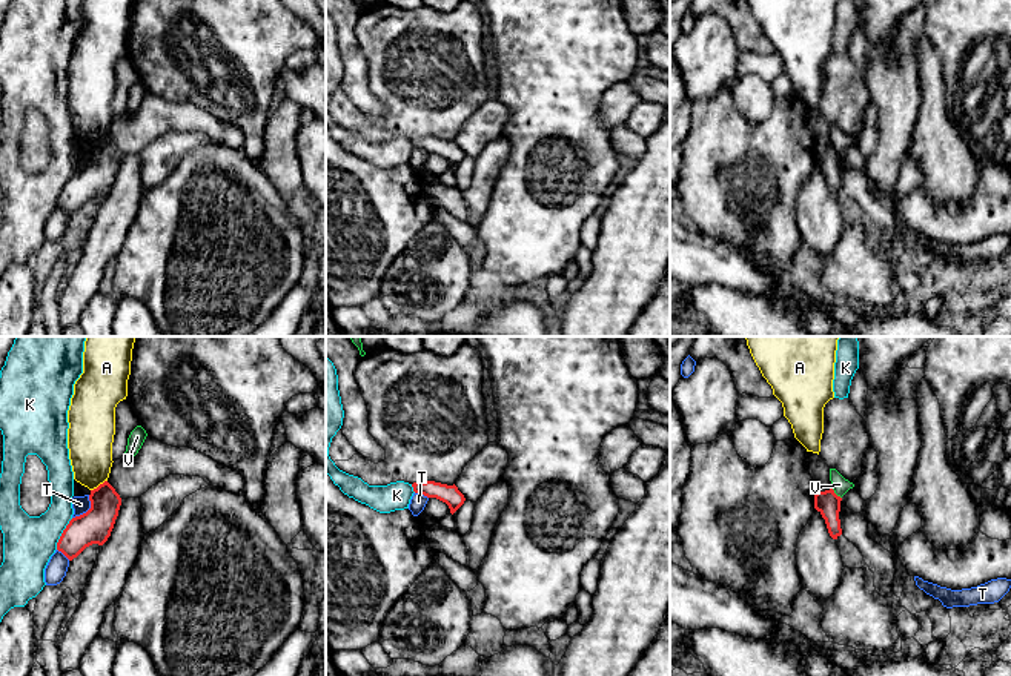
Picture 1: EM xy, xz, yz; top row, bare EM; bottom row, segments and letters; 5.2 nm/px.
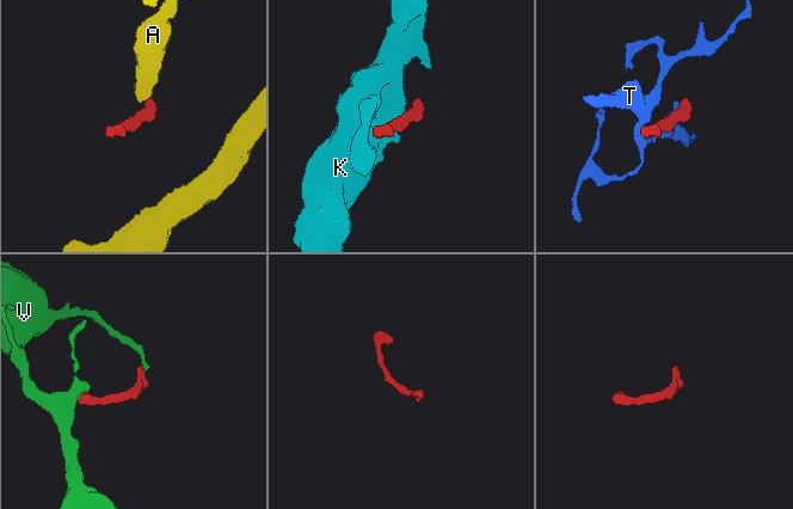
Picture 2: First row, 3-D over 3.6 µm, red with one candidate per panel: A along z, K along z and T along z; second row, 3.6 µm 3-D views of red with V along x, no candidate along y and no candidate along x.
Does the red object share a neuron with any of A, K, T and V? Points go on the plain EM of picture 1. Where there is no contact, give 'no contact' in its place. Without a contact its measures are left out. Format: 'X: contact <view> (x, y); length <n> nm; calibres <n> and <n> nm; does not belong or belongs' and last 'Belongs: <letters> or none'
A: contact xy (100, 140); length 110 nm; calibres 180 and 240 nm; does not belong
K: contact xy (62, 189); length 190 nm; calibres 180 and 280 nm; does not belong
T: contact xy (88, 166); length 160 nm; calibres 180 and 90 nm; does not belong
V: contact yz (835, 149); length 80 nm; calibres 120 and 90 nm; does not belong
Belongs: none

